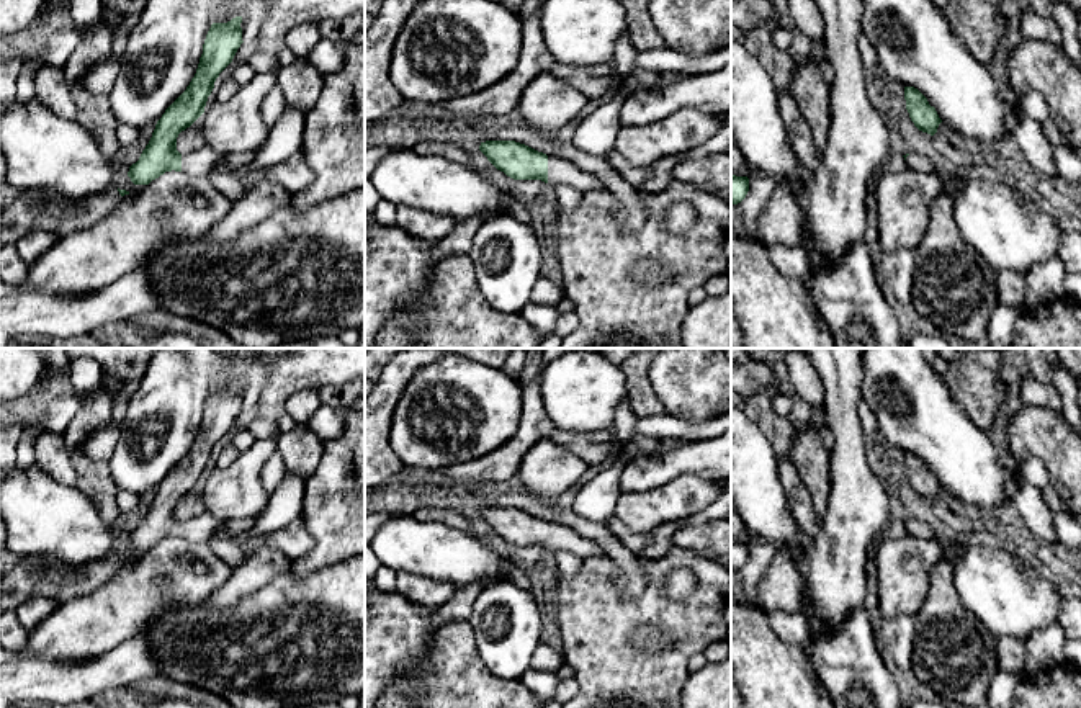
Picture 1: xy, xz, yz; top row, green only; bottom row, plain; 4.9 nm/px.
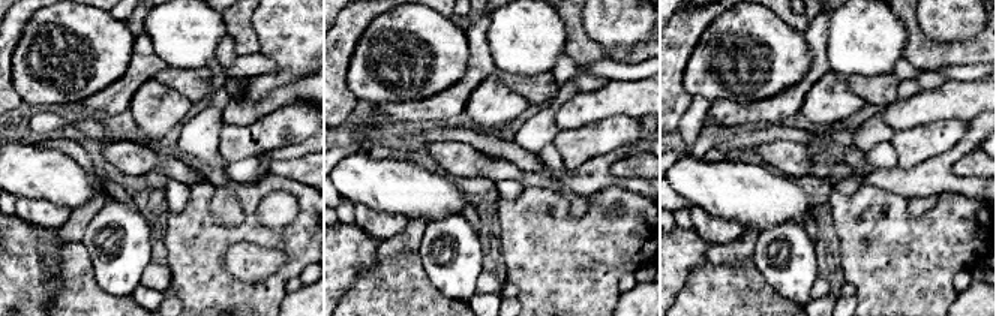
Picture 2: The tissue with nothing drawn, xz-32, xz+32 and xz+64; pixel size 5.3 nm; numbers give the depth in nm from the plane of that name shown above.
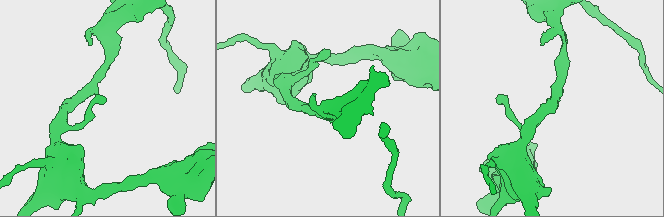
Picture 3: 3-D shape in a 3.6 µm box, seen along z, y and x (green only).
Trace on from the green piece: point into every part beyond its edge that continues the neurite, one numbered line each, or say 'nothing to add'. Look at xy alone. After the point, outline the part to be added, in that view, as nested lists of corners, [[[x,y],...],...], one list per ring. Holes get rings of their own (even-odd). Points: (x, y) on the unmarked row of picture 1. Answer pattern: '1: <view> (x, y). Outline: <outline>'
1: xy (200, 528). Outline: [[[203,510],[200,515],[182,520],[182,540],[193,543],[208,543],[221,528],[222,522]]]

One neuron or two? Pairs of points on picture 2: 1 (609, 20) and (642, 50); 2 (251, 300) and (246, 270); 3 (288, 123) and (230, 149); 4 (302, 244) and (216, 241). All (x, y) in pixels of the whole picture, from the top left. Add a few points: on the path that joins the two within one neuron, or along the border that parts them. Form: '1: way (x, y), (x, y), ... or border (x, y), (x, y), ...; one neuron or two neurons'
1: border (644, 39), (629, 48), (606, 50), (600, 44); two neurons
2: border (224, 256), (243, 280), (281, 268); two neurons
3: way (273, 131), (257, 146), (245, 146); one neuron
4: way (281, 237), (237, 235); one neuron

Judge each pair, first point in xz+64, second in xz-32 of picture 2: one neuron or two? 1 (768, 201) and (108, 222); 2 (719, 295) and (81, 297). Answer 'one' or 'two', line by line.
1: two
2: one

